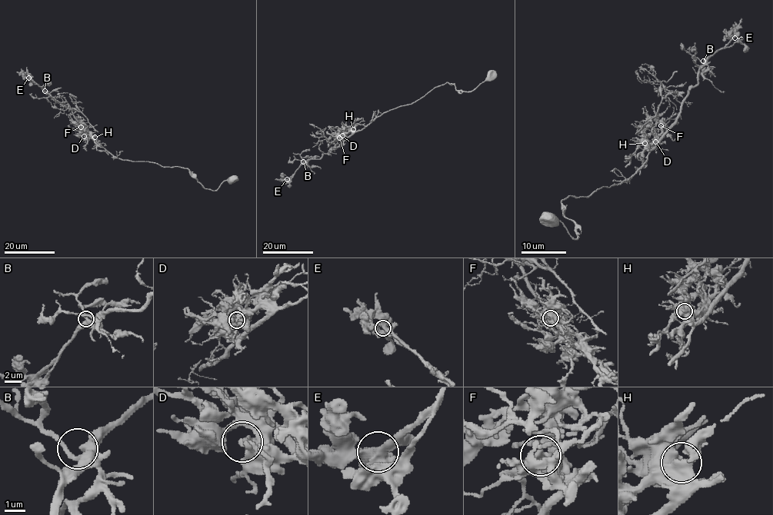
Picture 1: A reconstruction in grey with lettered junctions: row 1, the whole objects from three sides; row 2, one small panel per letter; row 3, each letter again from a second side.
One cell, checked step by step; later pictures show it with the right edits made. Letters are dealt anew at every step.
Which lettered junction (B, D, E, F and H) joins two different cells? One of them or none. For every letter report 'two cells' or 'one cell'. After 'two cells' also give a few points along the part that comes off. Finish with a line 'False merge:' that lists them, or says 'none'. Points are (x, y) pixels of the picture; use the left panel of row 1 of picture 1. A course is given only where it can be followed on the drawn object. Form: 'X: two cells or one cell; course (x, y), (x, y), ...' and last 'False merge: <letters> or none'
B: one cell
D: one cell
E: one cell
F: two cells; course (81, 127), (88, 120), (81, 112), (71, 108), (65, 101), (61, 103), (51, 96)
H: one cell
False merge: F

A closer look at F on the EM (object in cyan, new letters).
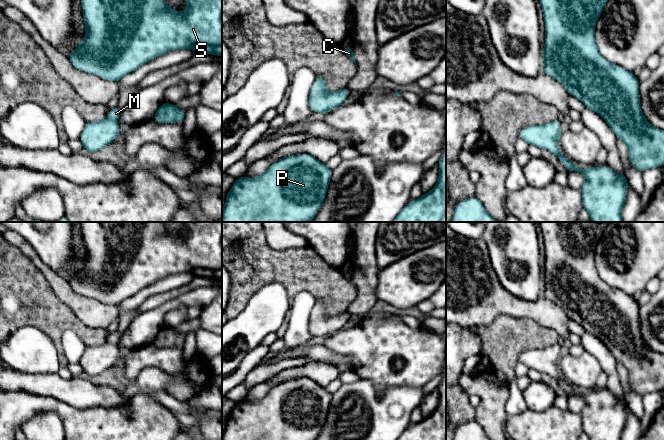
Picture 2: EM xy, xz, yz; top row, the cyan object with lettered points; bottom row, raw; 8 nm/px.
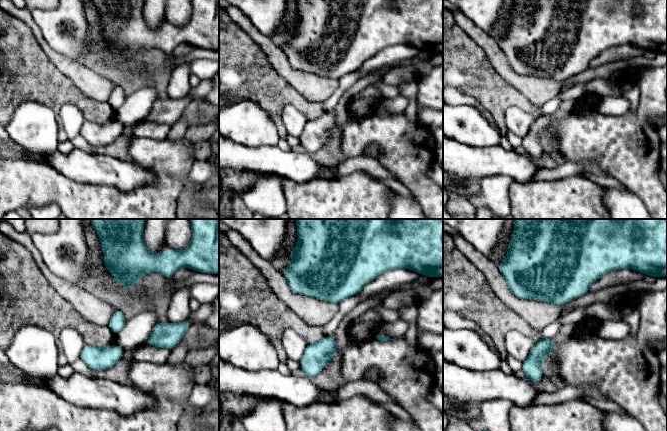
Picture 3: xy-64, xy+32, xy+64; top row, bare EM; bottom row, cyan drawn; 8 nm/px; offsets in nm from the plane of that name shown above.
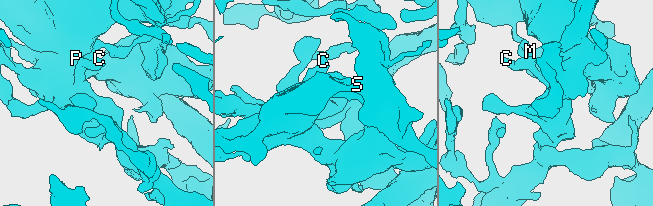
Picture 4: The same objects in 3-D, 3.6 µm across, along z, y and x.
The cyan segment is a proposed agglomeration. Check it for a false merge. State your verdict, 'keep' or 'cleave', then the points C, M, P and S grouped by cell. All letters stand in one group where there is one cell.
cleave | C P S / M

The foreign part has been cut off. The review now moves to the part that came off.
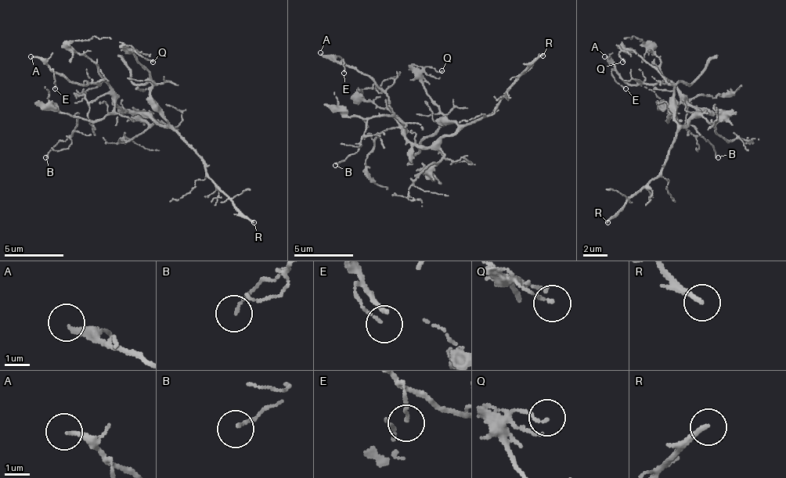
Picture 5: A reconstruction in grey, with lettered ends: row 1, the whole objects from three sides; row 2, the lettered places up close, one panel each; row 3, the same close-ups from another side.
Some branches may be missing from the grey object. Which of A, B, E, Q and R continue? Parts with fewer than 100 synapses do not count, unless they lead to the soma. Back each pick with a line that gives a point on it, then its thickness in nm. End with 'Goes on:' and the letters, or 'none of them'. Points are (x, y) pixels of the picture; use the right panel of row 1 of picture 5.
R: (607, 222) | 200 nm
Goes on: R

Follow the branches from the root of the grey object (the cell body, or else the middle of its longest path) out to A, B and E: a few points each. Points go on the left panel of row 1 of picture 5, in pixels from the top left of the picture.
A: (143, 115), (126, 113), (117, 103), (117, 95), (102, 80), (81, 86), (30, 56)
B: (143, 115), (141, 113), (126, 113), (117, 103), (105, 118), (96, 121), (78, 118), (75, 130), (45, 157)
E: (143, 115), (126, 113), (117, 103), (117, 95), (102, 80), (81, 86), (57, 73), (55, 88)

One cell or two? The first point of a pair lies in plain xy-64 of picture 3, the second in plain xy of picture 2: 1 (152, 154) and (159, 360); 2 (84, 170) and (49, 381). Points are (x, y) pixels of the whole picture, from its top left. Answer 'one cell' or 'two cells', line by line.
1: two cells
2: one cell

